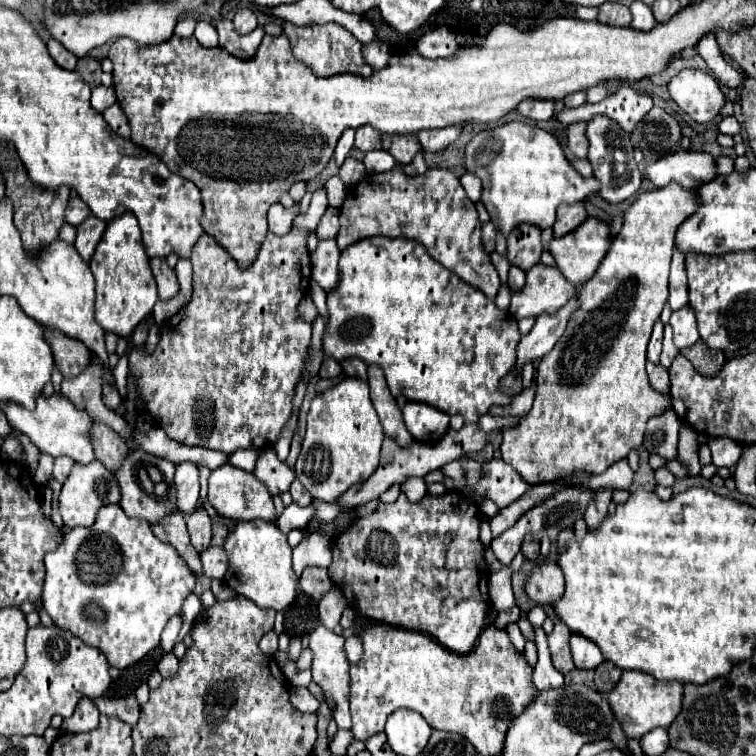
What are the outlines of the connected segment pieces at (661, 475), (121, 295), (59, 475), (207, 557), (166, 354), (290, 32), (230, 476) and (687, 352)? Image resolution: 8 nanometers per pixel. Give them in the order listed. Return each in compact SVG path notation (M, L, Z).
M658 468L656 470L656 484L658 486L674 486L674 482L676 482L676 478L668 468Z
M132 212L116 216L108 222L106 232L90 258L90 270L96 278L96 320L106 332L114 332L126 340L132 338L134 328L140 320L152 312L158 294L156 282L150 270L150 258L144 252L138 220Z
M60 456L60 458L56 458L56 460L54 460L54 478L56 478L58 482L64 482L66 476L70 474L72 464L74 464L74 460L70 460L68 456Z
M210 546L204 552L200 552L202 570L210 578L224 578L226 574L226 552L222 552L220 546Z
M320 188L314 192L312 202L308 206L308 210L304 214L298 214L292 222L292 230L284 236L276 236L272 232L268 232L258 260L246 268L246 270L238 270L238 264L234 264L234 260L230 260L230 254L208 234L202 234L200 240L194 244L194 252L190 256L192 264L194 264L194 292L192 292L192 300L180 310L176 312L172 318L168 318L162 328L160 328L160 340L158 346L148 352L146 346L130 346L128 348L128 374L134 378L134 386L138 396L142 398L142 410L146 414L152 416L152 420L164 428L166 436L178 444L184 446L202 446L202 448L212 448L212 450L222 450L226 454L232 454L240 448L264 448L276 442L280 430L284 428L284 424L288 422L290 414L292 414L292 396L294 396L294 388L298 382L298 370L302 368L304 356L306 356L306 348L310 344L310 334L312 334L312 324L304 322L298 314L298 304L304 298L308 286L310 286L310 252L308 252L308 244L306 244L306 236L310 232L316 232L316 226L322 218L322 214L328 208L328 198L326 198L326 190Z
M284 22L284 34L290 38L292 52L300 60L304 60L316 76L336 76L336 74L358 74L358 76L370 76L372 68L362 58L362 44L340 24L310 24L310 26L294 26L290 22Z
M224 464L216 470L212 470L210 478L208 478L208 502L214 506L214 510L228 518L228 520L270 520L274 522L278 518L274 504L272 504L272 494L268 492L268 488L256 480L254 474L244 472L232 464Z
M698 340L692 348L680 350L680 354L686 356L702 376L716 376L718 370L722 370L722 366L726 362L724 352L708 348L702 340Z

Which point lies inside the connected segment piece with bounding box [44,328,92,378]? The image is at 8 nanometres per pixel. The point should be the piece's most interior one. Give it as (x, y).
(71, 356)

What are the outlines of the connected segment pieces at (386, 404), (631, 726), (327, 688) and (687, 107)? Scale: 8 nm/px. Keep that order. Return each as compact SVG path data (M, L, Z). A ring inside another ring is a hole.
M376 364L368 366L368 384L370 384L370 398L380 416L384 434L402 446L410 444L412 436L404 426L402 412L400 412L394 396L388 390L388 384L386 384L386 378L384 378L384 372L380 366L376 366Z
M624 672L614 690L610 690L606 698L624 734L628 738L640 738L652 728L668 728L668 724L674 722L674 716L678 716L678 712L682 710L682 684L662 682L644 672Z
M318 626L310 634L310 648L314 652L312 678L322 690L336 702L332 718L338 728L350 730L350 712L348 712L348 658L342 650L344 638Z
M682 70L668 82L668 94L696 122L712 122L724 106L718 82L702 70Z

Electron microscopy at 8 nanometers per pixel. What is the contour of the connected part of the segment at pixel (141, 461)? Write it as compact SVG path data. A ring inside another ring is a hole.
M130 450L122 460L122 466L114 472L116 482L120 486L120 506L134 518L142 518L148 522L160 522L162 516L176 512L174 504L174 464L170 460L158 458L144 450Z

